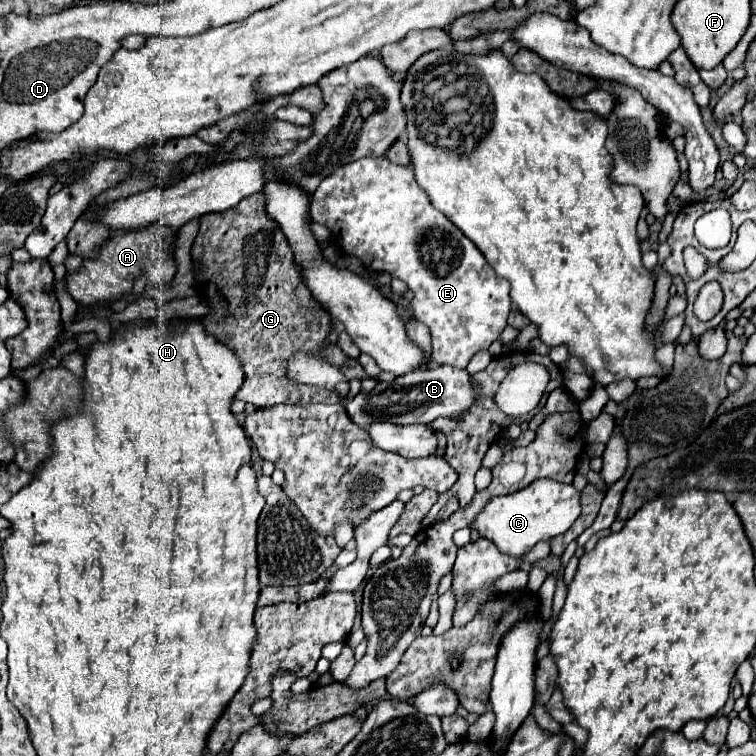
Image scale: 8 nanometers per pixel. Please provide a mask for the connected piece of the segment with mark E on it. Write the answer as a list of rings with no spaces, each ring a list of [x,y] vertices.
[[[366,156],[366,158],[360,158],[358,162],[350,162],[350,164],[346,164],[346,166],[338,166],[338,170],[334,170],[334,172],[332,172],[326,180],[322,180],[320,186],[316,188],[316,192],[314,192],[314,196],[312,196],[312,210],[310,210],[310,214],[312,214],[312,220],[314,220],[314,222],[320,222],[320,224],[324,224],[324,226],[330,228],[330,232],[332,232],[334,238],[336,238],[336,244],[342,246],[342,252],[360,258],[360,260],[362,260],[370,270],[374,270],[374,272],[388,272],[390,276],[396,276],[396,278],[400,278],[400,280],[406,282],[406,286],[414,292],[414,298],[412,298],[412,304],[410,304],[414,318],[430,328],[430,336],[432,336],[432,360],[434,360],[434,362],[438,362],[438,364],[450,364],[450,366],[454,366],[454,368],[466,368],[466,364],[470,362],[470,358],[472,358],[476,352],[488,350],[488,346],[490,346],[494,340],[498,340],[500,332],[502,332],[504,326],[506,326],[508,312],[510,312],[510,308],[512,308],[512,302],[510,302],[510,282],[504,280],[504,278],[500,278],[500,276],[496,276],[494,270],[490,268],[490,264],[486,262],[484,254],[474,246],[474,242],[470,242],[470,240],[462,234],[460,228],[456,228],[440,210],[436,210],[436,208],[430,204],[430,200],[426,198],[426,194],[422,194],[420,186],[416,184],[416,180],[414,180],[414,170],[412,170],[410,166],[392,164],[392,162],[390,162],[388,158],[384,158],[384,156],[376,156],[376,158]]]

